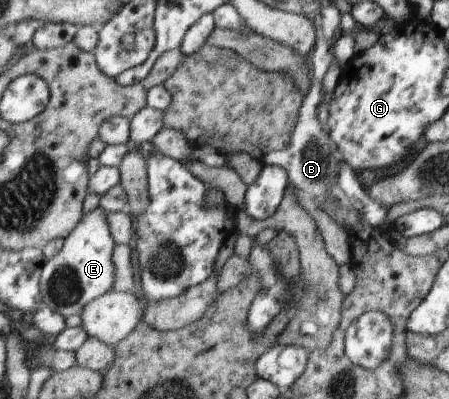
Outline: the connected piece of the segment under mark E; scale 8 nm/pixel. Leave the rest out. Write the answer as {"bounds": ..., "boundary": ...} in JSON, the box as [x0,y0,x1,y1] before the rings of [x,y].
{"bounds":[40,207,117,318],"boundary":[[[97,207],[85,214],[81,223],[65,239],[63,250],[45,262],[40,284],[44,305],[68,318],[81,315],[88,304],[113,290],[117,280],[113,258],[116,248],[117,242],[105,210]]]}

